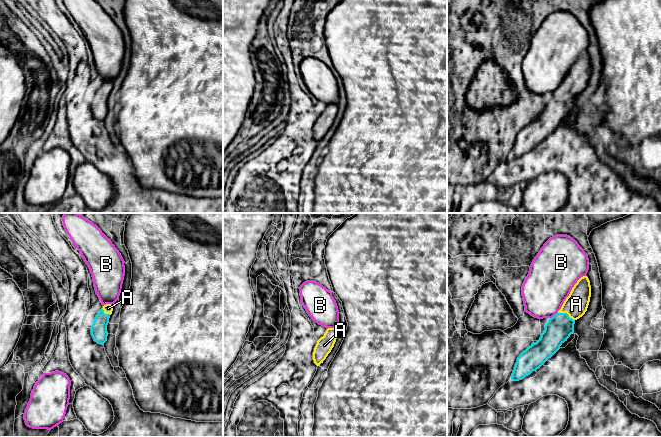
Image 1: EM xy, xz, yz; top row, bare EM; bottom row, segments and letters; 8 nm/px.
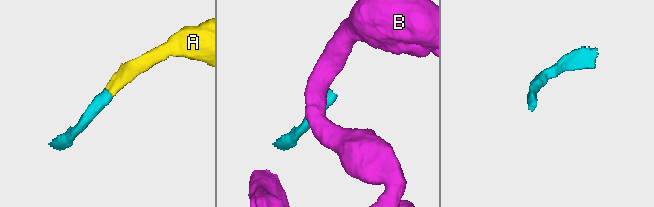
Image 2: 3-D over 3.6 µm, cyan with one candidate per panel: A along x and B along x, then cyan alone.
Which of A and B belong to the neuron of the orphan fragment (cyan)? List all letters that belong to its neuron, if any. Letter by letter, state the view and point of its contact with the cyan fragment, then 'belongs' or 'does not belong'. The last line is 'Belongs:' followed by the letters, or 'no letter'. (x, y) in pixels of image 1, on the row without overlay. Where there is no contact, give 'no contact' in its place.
A: yz (566, 89) | belongs
B: yz (554, 91) | does not belong
Belongs: A

